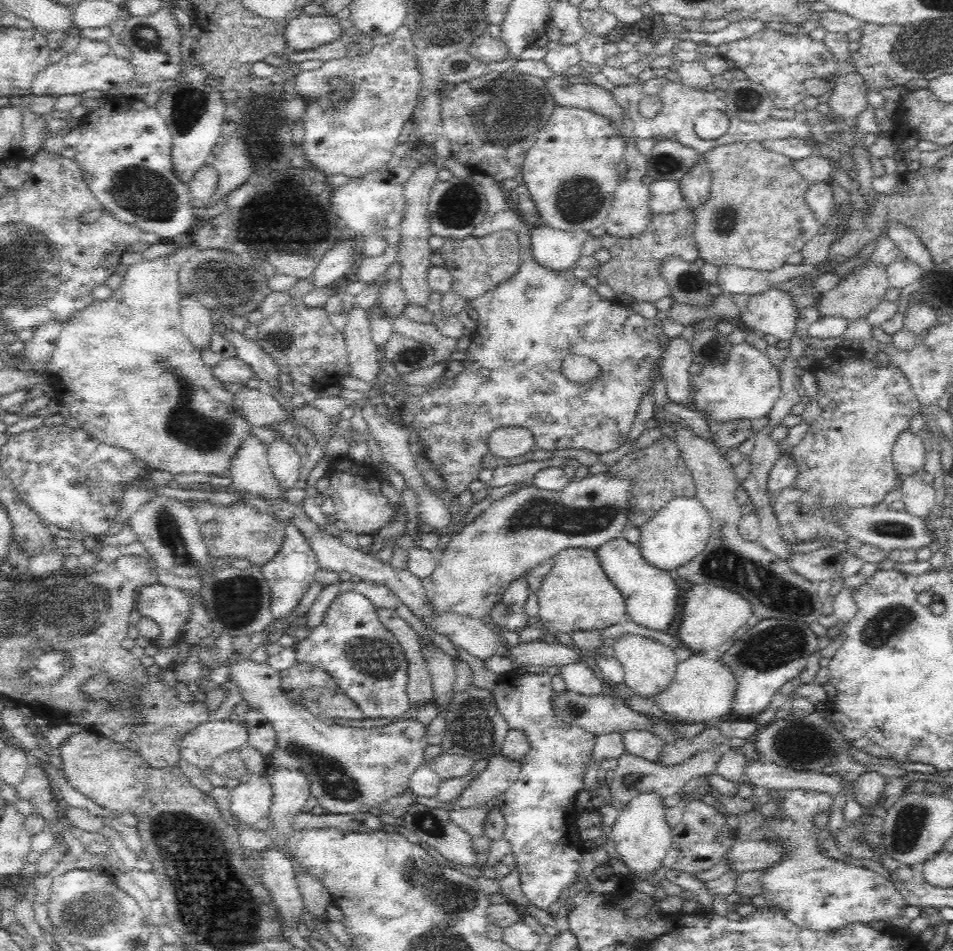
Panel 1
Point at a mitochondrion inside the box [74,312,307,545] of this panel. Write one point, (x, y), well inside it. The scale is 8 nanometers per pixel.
(206, 435)

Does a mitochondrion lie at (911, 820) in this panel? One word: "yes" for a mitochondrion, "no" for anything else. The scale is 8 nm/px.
yes

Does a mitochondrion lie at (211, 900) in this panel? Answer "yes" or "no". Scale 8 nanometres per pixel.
yes

